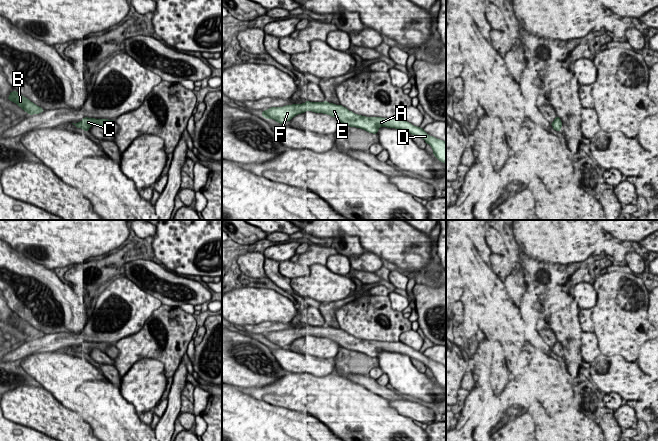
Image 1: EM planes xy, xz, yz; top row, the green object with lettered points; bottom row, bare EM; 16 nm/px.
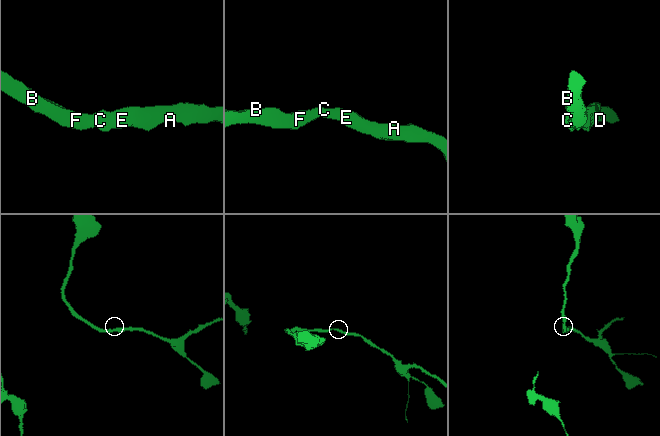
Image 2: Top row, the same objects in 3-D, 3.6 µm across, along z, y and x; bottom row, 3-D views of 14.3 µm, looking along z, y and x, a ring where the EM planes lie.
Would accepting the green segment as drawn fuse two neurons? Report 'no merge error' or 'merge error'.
no merge error

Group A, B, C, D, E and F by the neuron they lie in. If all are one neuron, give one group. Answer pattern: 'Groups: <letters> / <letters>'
Groups: A B C D E F

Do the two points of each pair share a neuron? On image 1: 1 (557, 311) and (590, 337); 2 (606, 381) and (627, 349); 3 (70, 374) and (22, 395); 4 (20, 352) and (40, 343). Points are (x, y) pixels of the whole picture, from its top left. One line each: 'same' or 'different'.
1: same
2: different
3: different
4: same

